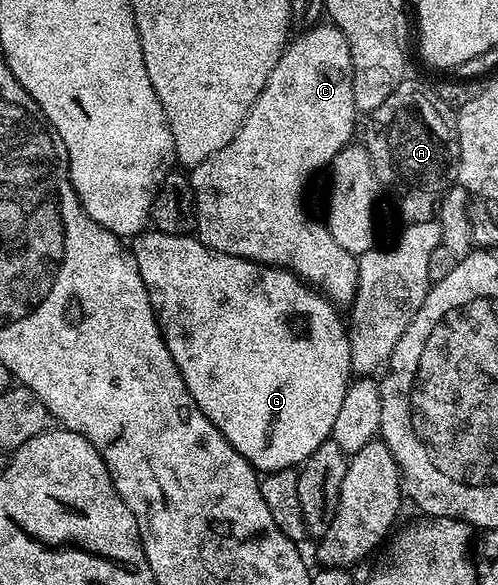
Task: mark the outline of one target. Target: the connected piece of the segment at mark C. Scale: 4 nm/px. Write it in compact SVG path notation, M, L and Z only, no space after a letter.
M319 22L312 28L299 31L287 43L282 52L280 62L276 62L276 66L272 70L272 74L268 78L260 98L256 98L252 110L244 118L236 138L232 138L232 142L228 142L228 146L224 146L224 150L212 154L212 158L208 158L189 173L190 184L194 187L194 201L196 202L196 239L201 244L217 252L255 260L258 264L270 264L273 268L286 268L306 281L307 284L313 286L322 295L328 297L335 306L349 306L354 303L354 295L358 289L358 261L355 256L348 254L348 250L344 250L344 246L336 246L332 234L328 234L325 223L321 219L309 220L306 217L306 187L309 186L310 179L321 168L323 171L333 162L341 148L345 148L347 144L355 139L354 123L360 119L360 113L356 105L354 105L354 95L352 94L353 73L352 54L348 50L348 42L337 26L329 22Z

